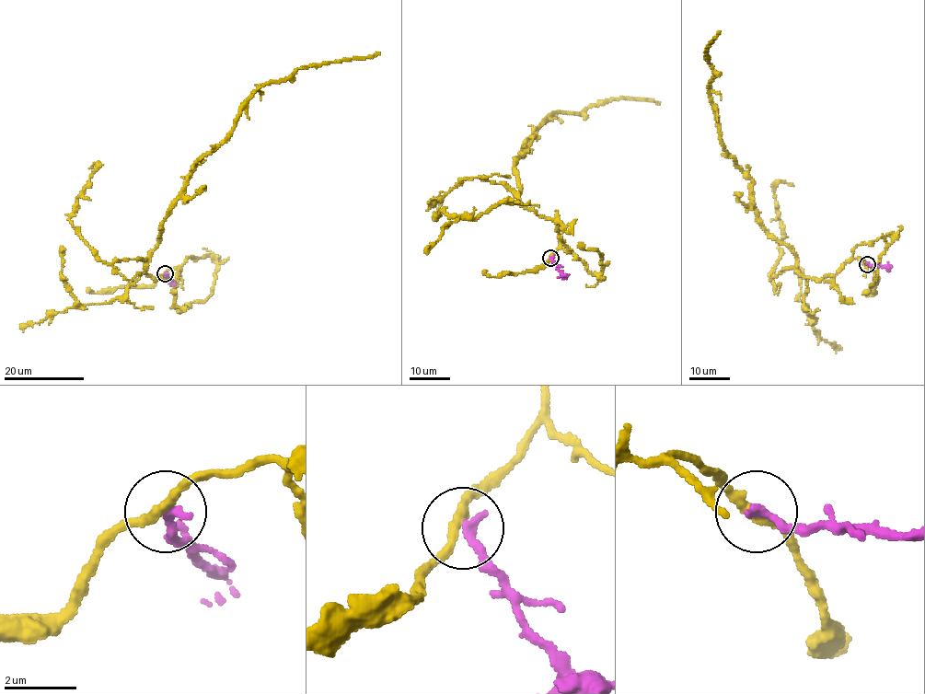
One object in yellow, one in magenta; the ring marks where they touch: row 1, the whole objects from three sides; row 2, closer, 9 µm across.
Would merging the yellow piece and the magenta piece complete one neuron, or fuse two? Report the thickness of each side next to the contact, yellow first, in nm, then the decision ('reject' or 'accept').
280/280 nm | reject

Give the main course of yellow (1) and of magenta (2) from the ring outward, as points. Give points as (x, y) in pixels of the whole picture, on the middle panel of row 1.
1: (550, 258), (559, 226), (515, 195), (514, 164), (525, 142), (557, 112), (580, 114), (619, 98), (660, 104)
2: (550, 258), (566, 279)

